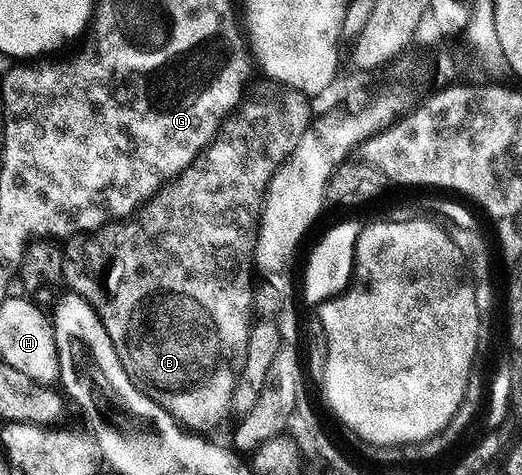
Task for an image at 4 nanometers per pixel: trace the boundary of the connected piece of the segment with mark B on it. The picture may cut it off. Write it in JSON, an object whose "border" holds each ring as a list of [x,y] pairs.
{"border":[[[269,87],[273,89],[265,89],[262,93],[257,93],[252,97],[252,95],[246,96],[242,100],[241,104],[229,114],[221,123],[221,128],[218,129],[217,134],[213,136],[212,141],[205,146],[204,150],[199,154],[199,156],[190,163],[186,169],[184,169],[178,177],[173,178],[169,184],[165,185],[158,191],[158,193],[153,194],[132,217],[128,219],[122,219],[119,221],[111,221],[108,225],[103,225],[99,229],[92,230],[88,235],[77,235],[68,242],[69,246],[64,246],[63,256],[65,262],[63,263],[63,275],[65,276],[64,284],[68,286],[70,290],[78,293],[83,299],[91,305],[91,307],[98,313],[99,319],[102,320],[103,327],[106,328],[107,335],[111,337],[111,343],[114,344],[115,352],[119,357],[119,362],[123,365],[123,370],[131,379],[132,388],[138,389],[143,392],[146,396],[152,398],[157,404],[161,405],[166,409],[173,417],[181,414],[181,418],[185,417],[184,421],[180,424],[183,426],[187,421],[193,421],[194,425],[209,425],[209,421],[213,421],[213,417],[217,417],[217,413],[221,413],[221,405],[217,405],[217,401],[221,401],[221,397],[225,397],[225,393],[229,392],[229,381],[237,381],[237,375],[241,371],[241,362],[244,361],[247,355],[247,343],[249,342],[249,331],[251,328],[251,322],[254,320],[252,312],[255,311],[255,284],[253,285],[253,267],[255,268],[255,234],[258,230],[259,219],[257,216],[261,213],[261,204],[266,204],[267,194],[270,192],[273,176],[282,164],[287,162],[295,151],[296,144],[303,139],[305,132],[311,129],[311,116],[309,117],[309,105],[311,105],[310,98],[306,97],[303,93],[298,93],[296,89],[291,89],[288,87]]]}

